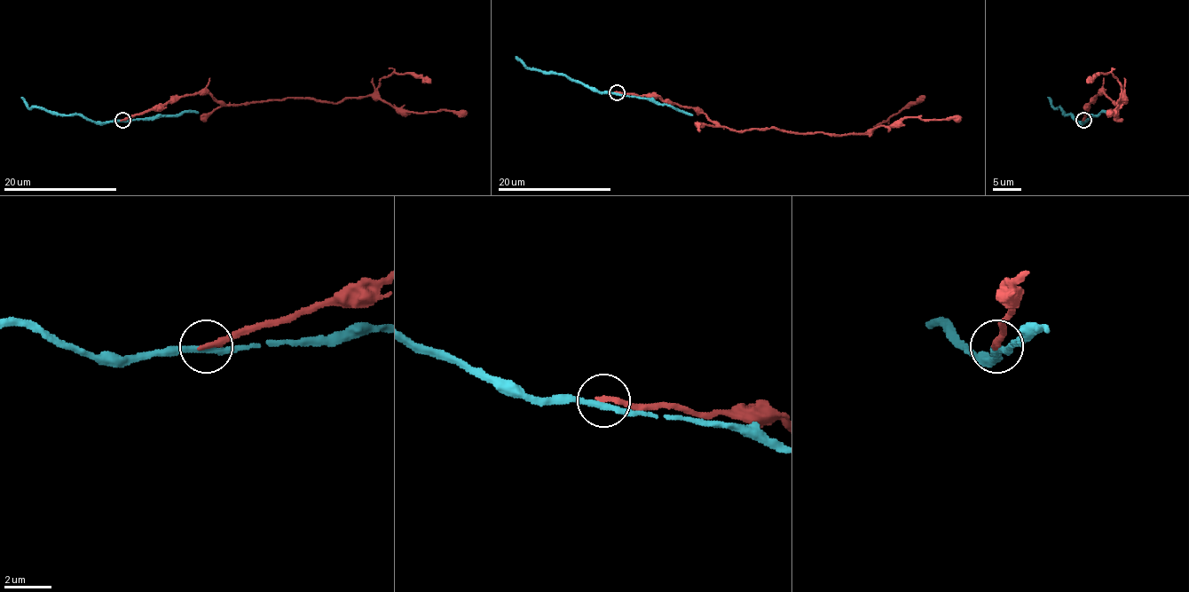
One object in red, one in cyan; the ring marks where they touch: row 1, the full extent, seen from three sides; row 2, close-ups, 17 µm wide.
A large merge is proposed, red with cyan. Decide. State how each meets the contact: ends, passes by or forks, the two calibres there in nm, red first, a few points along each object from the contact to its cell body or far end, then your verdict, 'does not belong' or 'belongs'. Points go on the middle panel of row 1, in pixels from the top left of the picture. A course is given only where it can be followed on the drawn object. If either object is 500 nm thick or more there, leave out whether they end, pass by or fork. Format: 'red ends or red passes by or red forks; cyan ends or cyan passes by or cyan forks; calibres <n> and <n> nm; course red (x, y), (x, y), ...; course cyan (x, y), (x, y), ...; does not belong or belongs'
red ends; cyan passes by; calibres 240 and 240 nm; course red (617, 92), (655, 96), (737, 131), (779, 129), (794, 132), (870, 132), (908, 117), (961, 118); course cyan (617, 92), (593, 91), (562, 74), (527, 67), (515, 56); does not belong

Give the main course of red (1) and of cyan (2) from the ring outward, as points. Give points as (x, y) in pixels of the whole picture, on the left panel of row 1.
1: (122, 120), (193, 94), (228, 104), (342, 102), (375, 95), (413, 113), (467, 115)
2: (122, 120), (98, 122), (82, 115), (51, 114), (30, 108), (21, 97)

